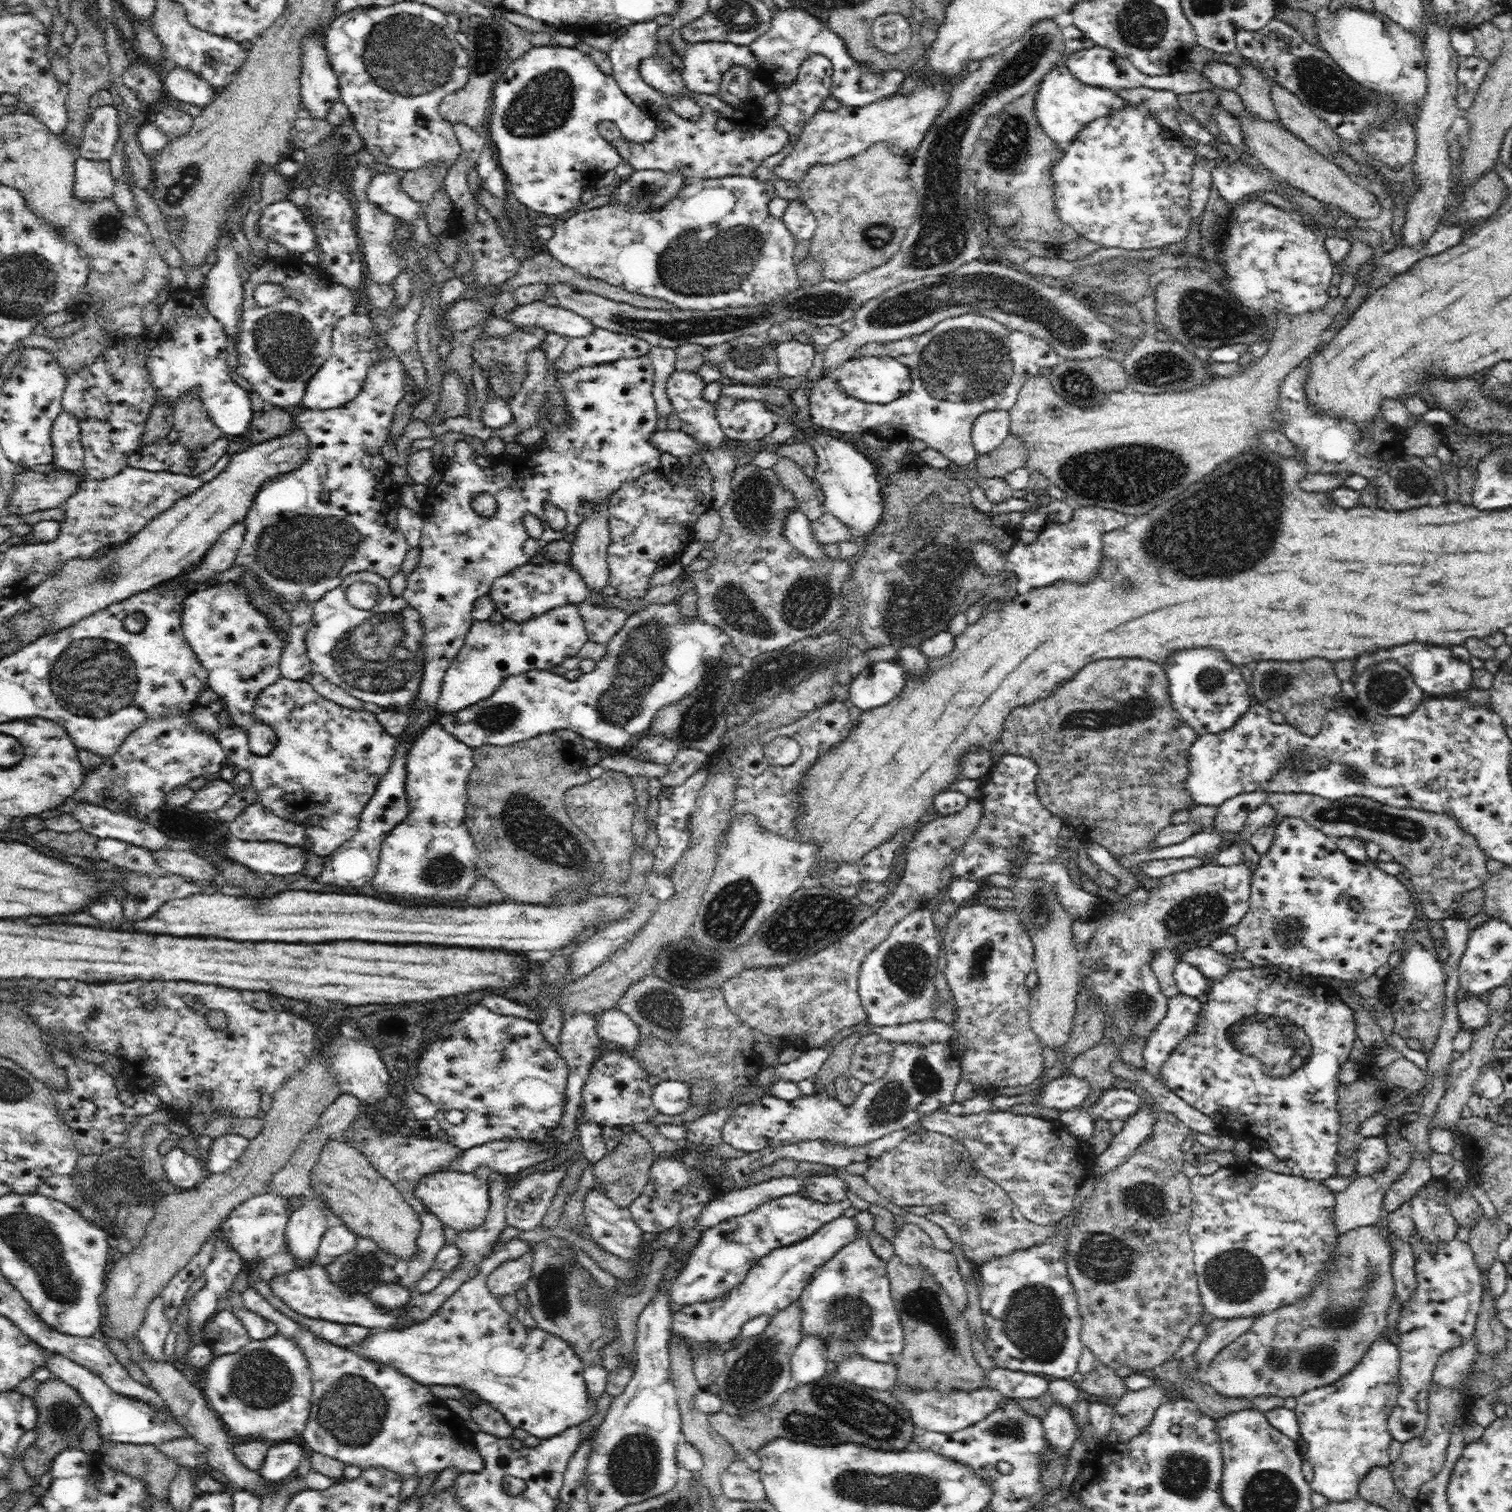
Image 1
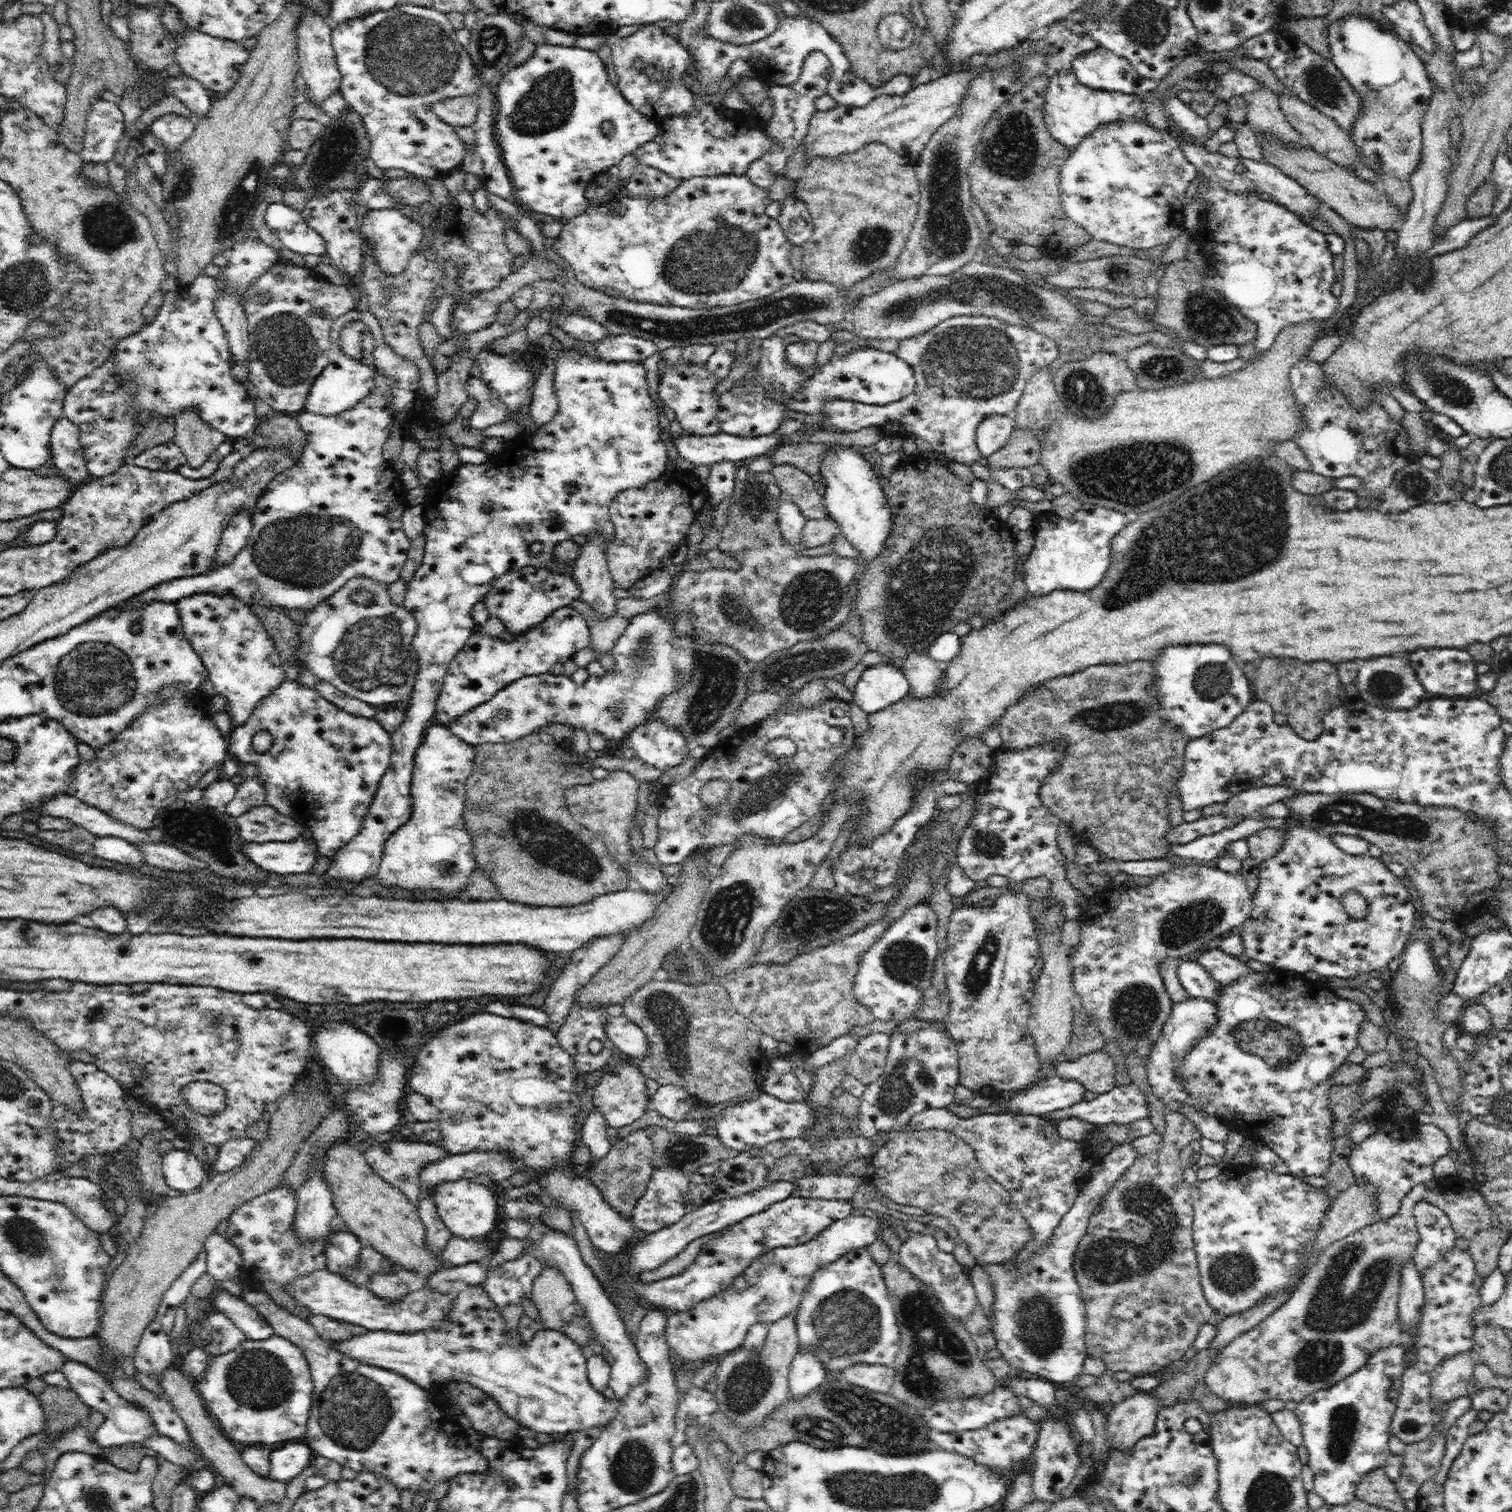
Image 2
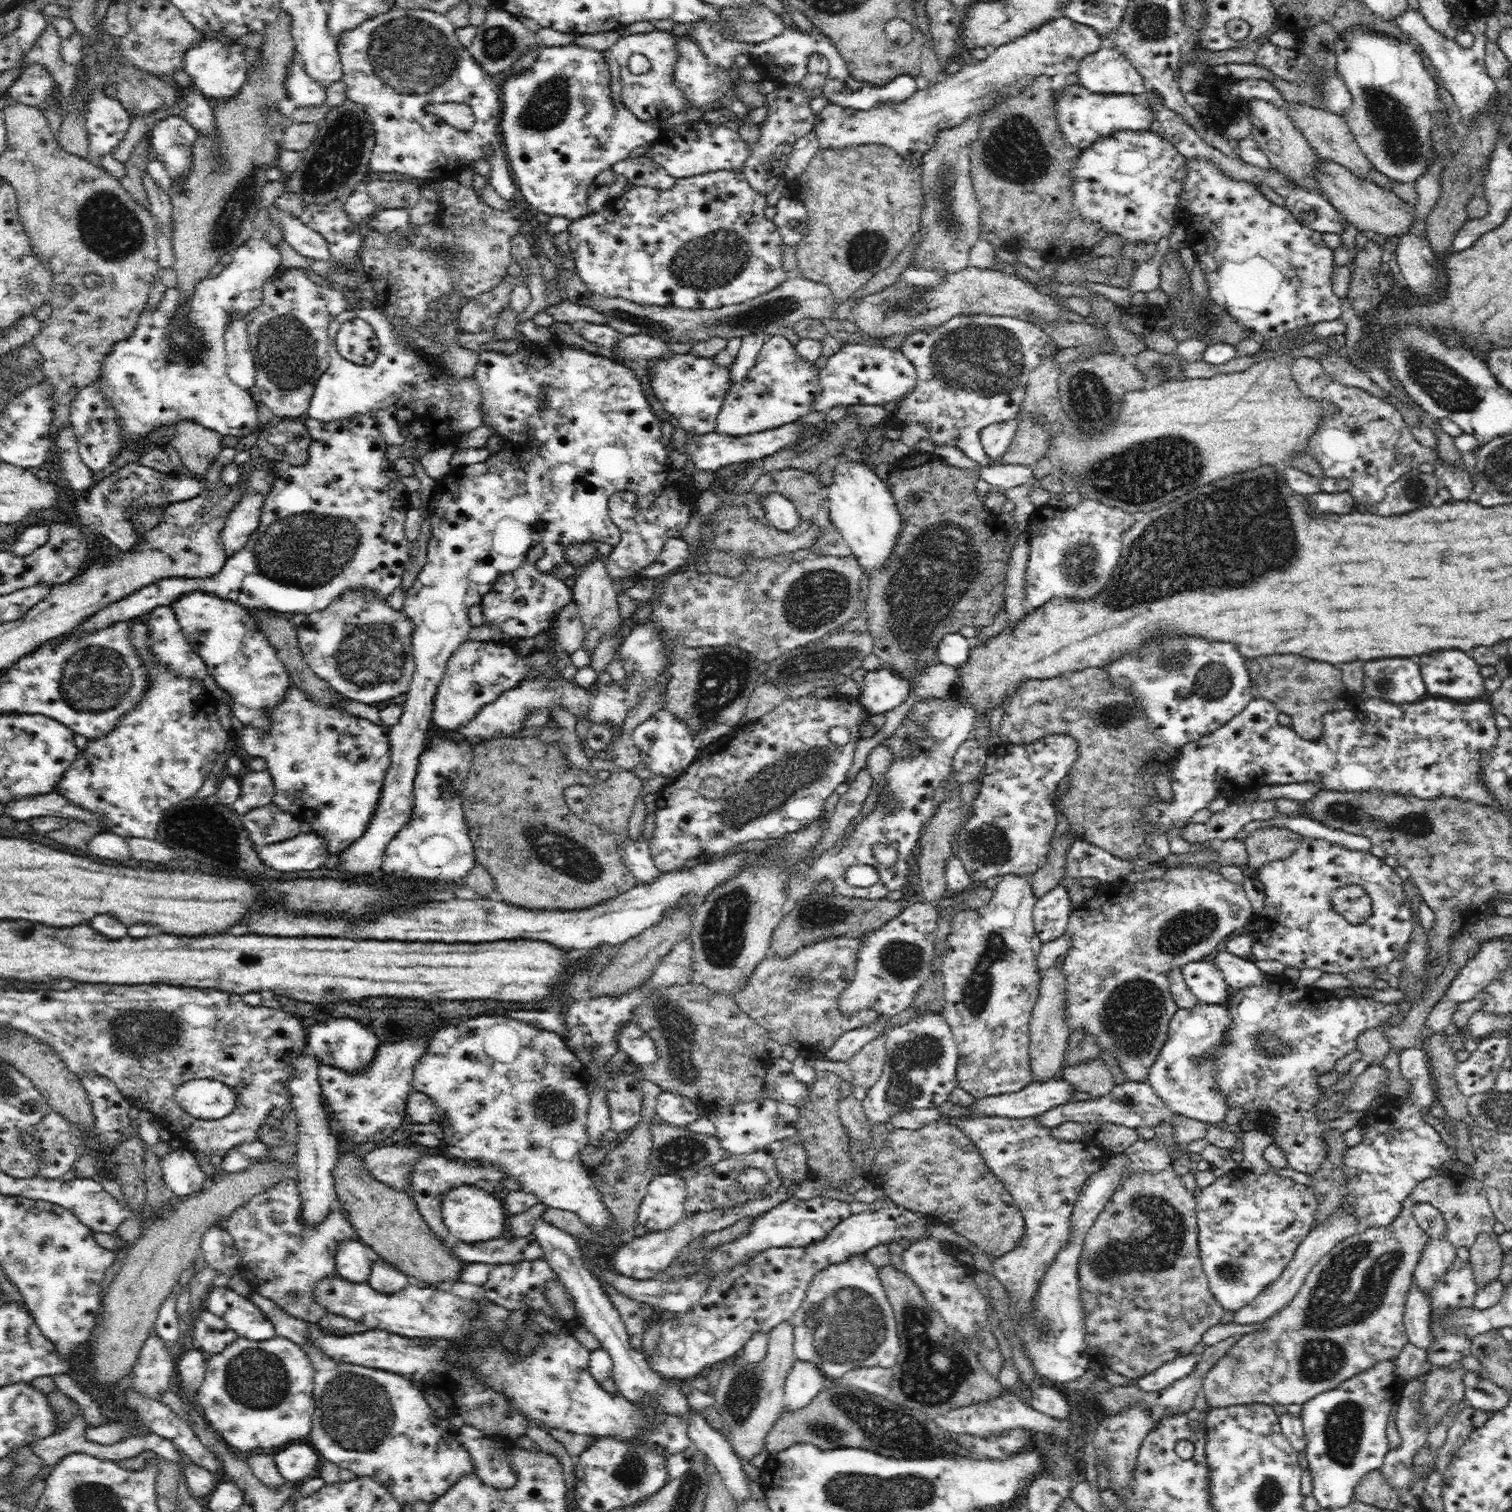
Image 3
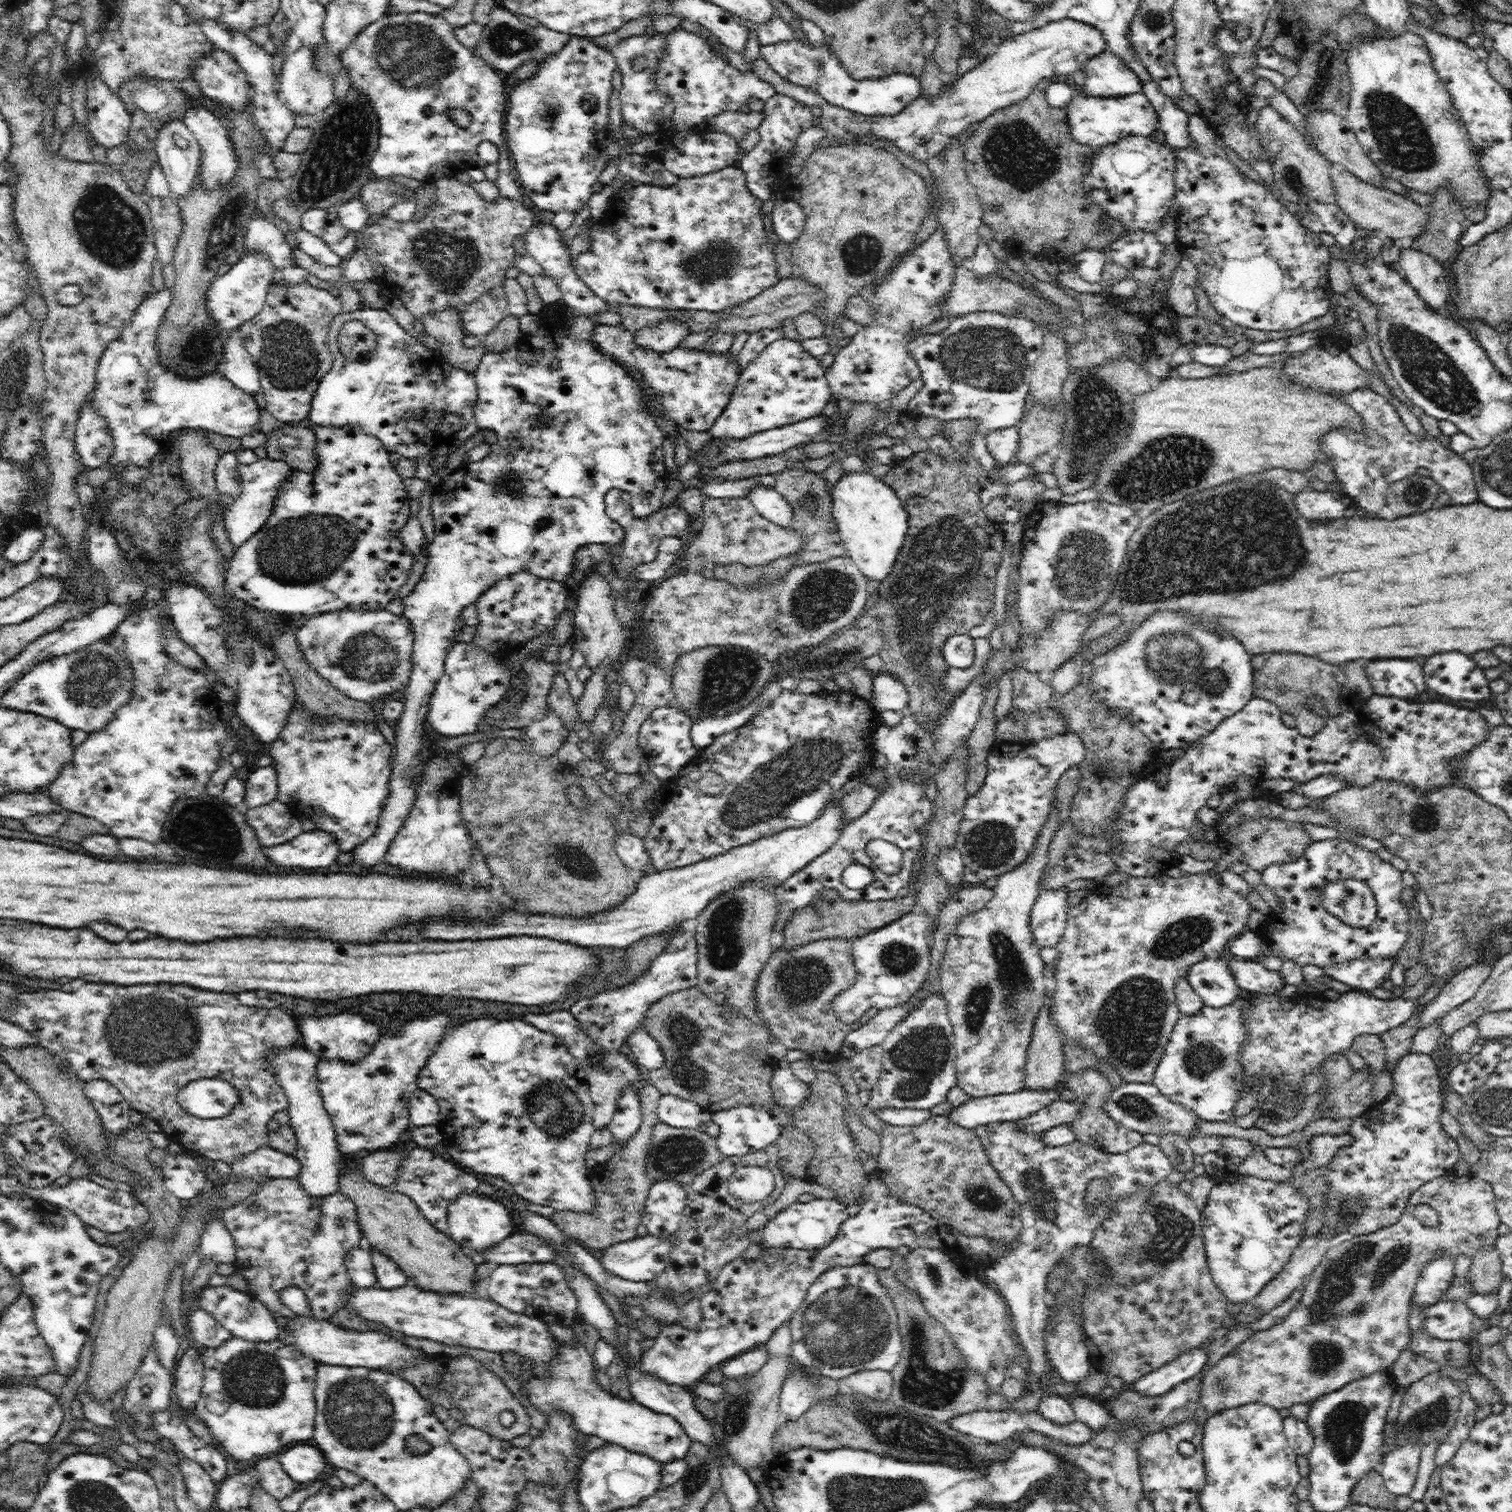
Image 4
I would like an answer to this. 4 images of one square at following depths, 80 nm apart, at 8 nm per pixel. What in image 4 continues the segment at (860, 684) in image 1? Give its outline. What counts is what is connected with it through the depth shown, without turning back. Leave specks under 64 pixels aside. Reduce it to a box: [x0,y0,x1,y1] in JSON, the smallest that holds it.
[868,670,909,713]

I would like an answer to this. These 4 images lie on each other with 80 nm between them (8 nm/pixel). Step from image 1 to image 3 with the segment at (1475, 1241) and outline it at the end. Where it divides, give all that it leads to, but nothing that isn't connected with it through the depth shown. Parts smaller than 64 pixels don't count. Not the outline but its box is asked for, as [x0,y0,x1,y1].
[1469,1233,1503,1286]

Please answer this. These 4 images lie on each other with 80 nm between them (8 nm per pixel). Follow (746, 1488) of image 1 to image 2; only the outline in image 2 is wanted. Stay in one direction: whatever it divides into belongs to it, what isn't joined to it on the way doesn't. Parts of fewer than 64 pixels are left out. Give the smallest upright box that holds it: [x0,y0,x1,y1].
[729,1460,763,1498]

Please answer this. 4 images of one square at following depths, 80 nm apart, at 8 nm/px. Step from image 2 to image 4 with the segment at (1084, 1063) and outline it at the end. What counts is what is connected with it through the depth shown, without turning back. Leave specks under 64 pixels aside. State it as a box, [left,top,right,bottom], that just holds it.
[1063,1067,1144,1154]

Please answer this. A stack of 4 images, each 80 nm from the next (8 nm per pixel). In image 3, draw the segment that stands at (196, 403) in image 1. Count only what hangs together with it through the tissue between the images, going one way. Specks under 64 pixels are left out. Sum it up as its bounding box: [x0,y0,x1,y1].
[168,420,223,482]

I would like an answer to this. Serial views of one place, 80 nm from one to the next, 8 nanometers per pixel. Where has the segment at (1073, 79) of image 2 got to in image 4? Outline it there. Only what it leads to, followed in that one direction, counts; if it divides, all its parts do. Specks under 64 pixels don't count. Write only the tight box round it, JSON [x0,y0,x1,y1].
[1066,91,1159,148]

